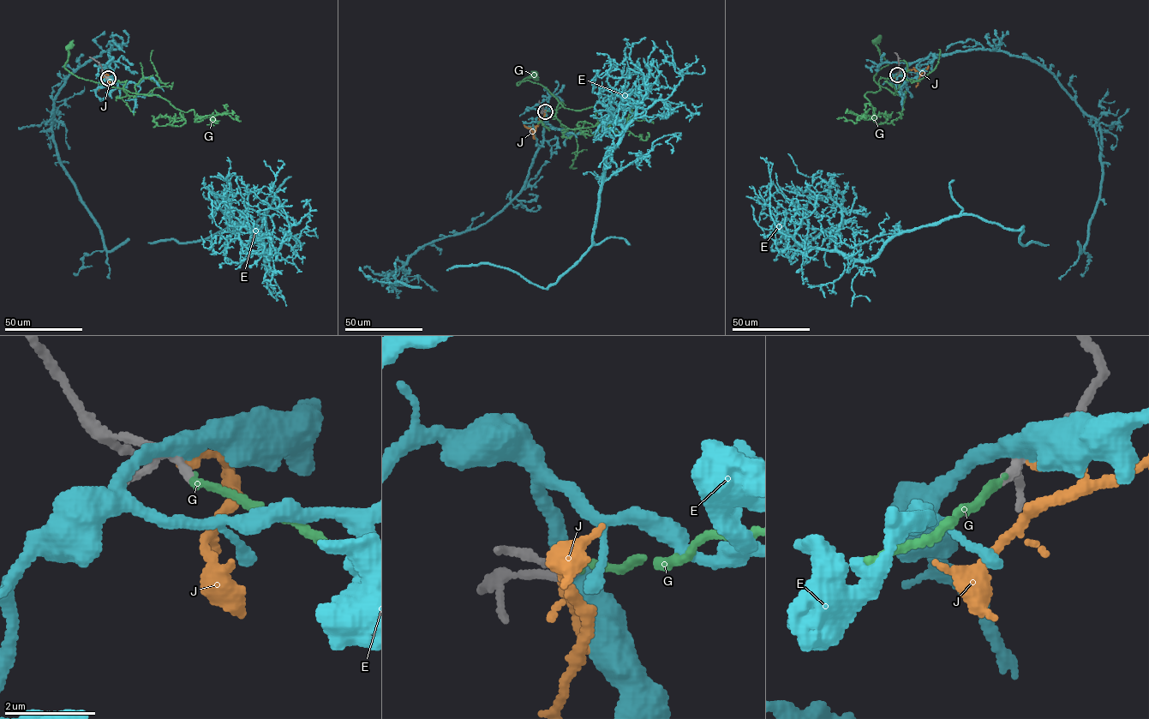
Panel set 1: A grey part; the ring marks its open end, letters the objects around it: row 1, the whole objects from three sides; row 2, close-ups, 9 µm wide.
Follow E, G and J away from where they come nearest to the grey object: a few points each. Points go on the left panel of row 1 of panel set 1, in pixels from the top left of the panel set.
E: (108, 77), (109, 50), (78, 66), (51, 126), (107, 251), (268, 212), (266, 260), (209, 192), (221, 229)
G: (108, 78), (125, 81), (125, 84), (118, 88), (71, 74), (64, 66), (69, 45)
J: (107, 77), (110, 78), (105, 73), (98, 90)

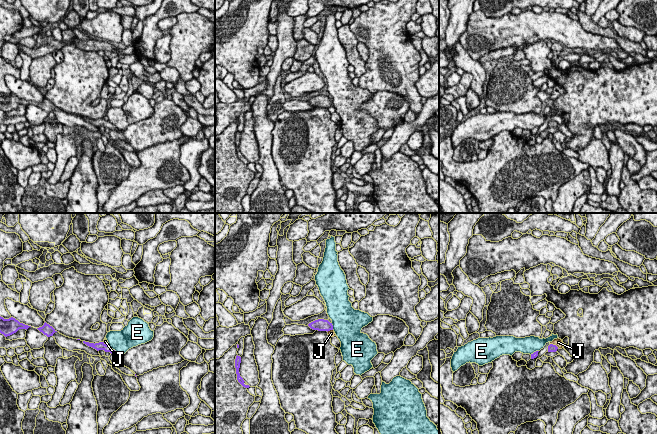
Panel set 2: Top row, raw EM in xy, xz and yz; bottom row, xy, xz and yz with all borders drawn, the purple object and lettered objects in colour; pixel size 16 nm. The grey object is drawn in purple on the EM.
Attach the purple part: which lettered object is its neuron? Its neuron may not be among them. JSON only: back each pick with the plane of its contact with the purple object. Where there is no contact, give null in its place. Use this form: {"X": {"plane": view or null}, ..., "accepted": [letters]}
{"G": {"plane": null}, "accepted": ["G"]}

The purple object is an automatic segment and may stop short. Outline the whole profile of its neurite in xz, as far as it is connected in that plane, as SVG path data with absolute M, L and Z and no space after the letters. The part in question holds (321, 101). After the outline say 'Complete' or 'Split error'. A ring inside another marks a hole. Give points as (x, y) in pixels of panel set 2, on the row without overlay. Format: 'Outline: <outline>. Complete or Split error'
Outline: M318 95L308 100L308 102L313 106L318 107L330 107L333 106L333 101L328 96Z. Complete

